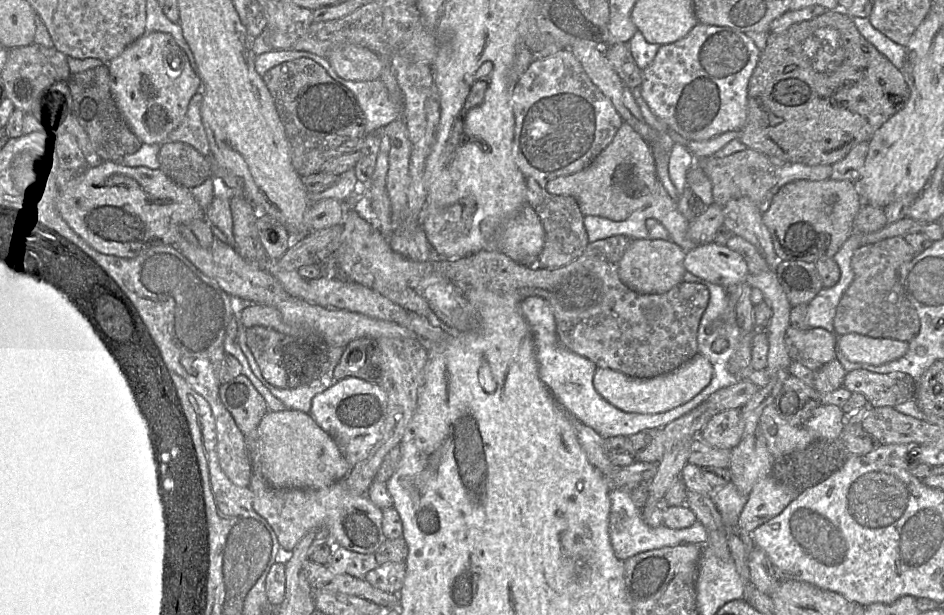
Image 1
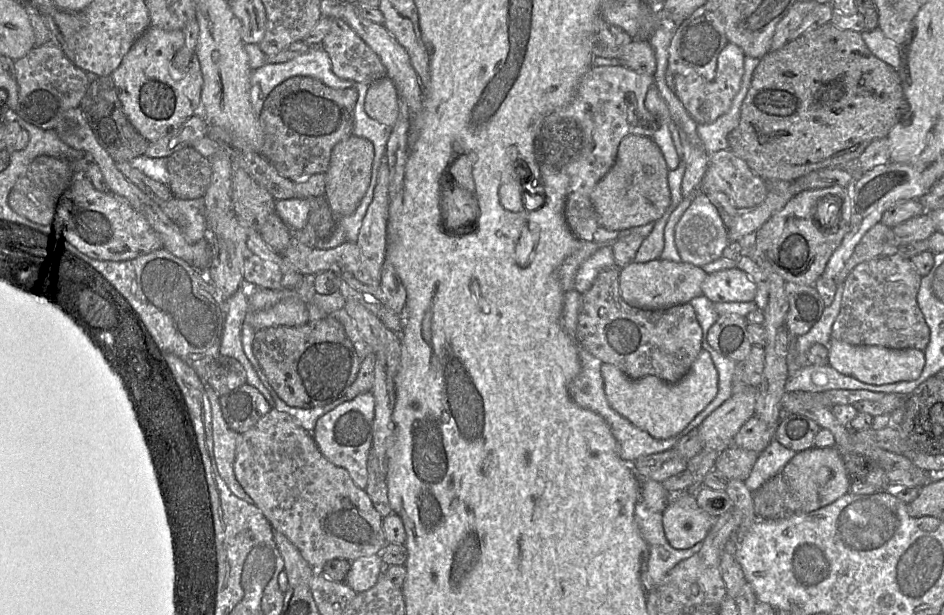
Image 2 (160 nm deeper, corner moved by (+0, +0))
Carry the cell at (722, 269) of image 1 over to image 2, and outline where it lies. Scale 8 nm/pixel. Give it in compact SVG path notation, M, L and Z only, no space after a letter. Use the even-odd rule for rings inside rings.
M738 267L709 273L702 284L702 293L714 303L751 302L756 292L756 283Z

